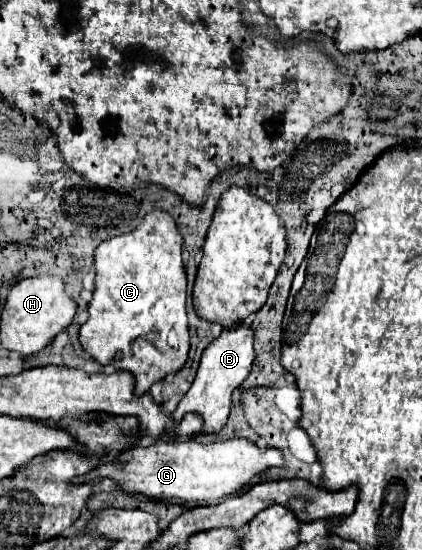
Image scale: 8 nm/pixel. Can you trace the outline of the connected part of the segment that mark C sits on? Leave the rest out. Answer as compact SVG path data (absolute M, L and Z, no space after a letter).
M155 208L133 232L103 240L95 250L95 292L79 340L101 364L133 372L137 394L187 362L187 272L181 248L183 238L173 216Z

